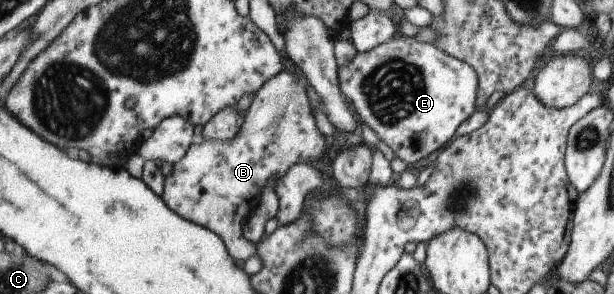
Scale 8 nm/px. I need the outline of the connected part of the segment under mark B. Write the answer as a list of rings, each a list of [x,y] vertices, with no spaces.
[[[282,68],[276,76],[267,80],[261,88],[254,93],[253,100],[251,100],[249,108],[247,108],[244,117],[241,118],[242,124],[236,136],[233,136],[231,139],[226,139],[225,141],[214,139],[203,139],[202,141],[198,139],[198,141],[193,141],[189,146],[189,149],[184,153],[184,156],[176,164],[172,165],[171,173],[167,175],[166,178],[164,176],[160,200],[174,214],[186,219],[188,222],[207,228],[212,234],[215,234],[221,240],[221,243],[224,245],[225,251],[229,254],[229,257],[235,261],[244,262],[256,252],[255,245],[243,238],[242,227],[248,219],[250,212],[258,206],[260,195],[263,188],[265,188],[265,184],[267,184],[269,180],[273,180],[274,183],[279,181],[295,164],[313,164],[313,162],[317,162],[317,160],[322,162],[322,159],[325,158],[327,139],[319,133],[317,126],[315,126],[315,120],[309,106],[311,102],[308,100],[307,94],[305,94],[305,88],[303,85],[306,80],[299,70],[298,72],[300,73],[300,76],[295,77],[293,74],[286,72]]]

